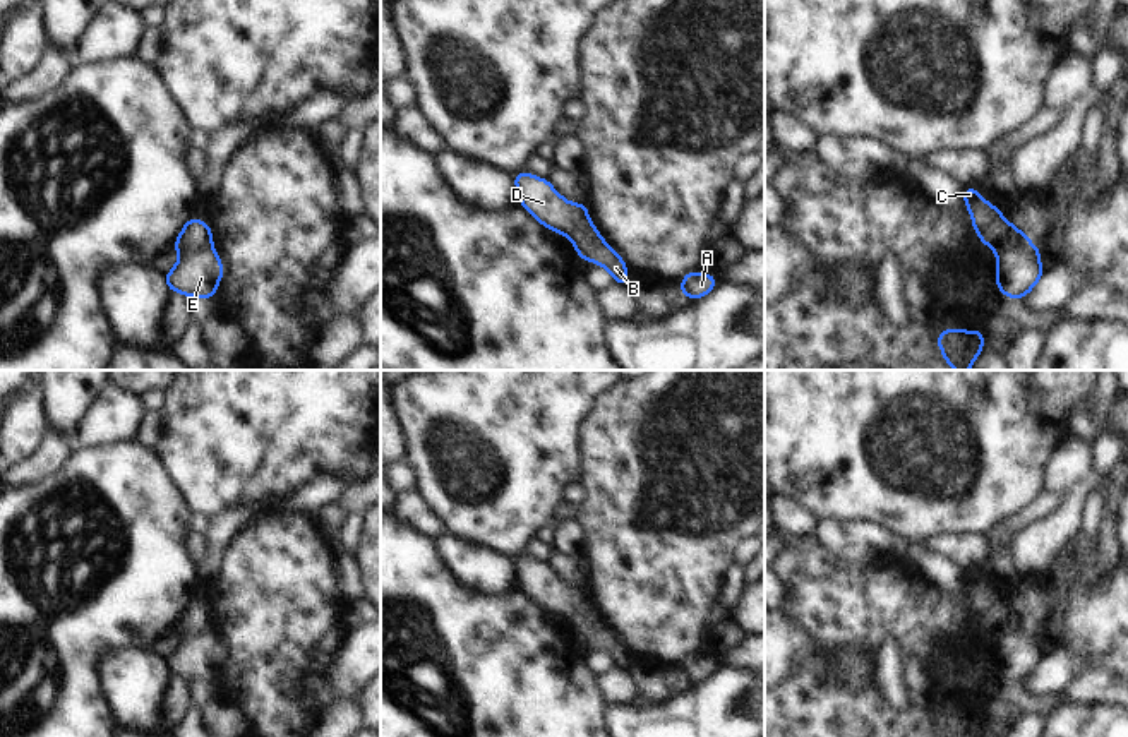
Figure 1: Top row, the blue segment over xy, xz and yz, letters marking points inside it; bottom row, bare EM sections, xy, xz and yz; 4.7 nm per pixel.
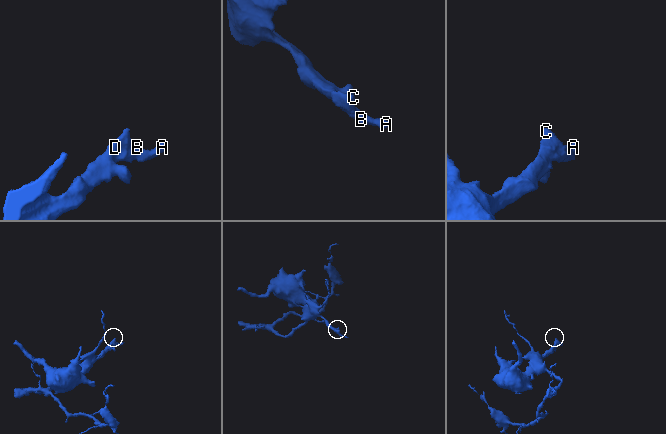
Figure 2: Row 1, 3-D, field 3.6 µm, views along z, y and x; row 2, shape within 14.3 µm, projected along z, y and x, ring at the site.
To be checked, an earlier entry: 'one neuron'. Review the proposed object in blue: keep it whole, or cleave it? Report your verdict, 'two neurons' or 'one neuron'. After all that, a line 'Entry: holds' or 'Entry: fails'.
two neurons
Entry: fails

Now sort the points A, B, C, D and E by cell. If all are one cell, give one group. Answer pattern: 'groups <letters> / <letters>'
groups A B E / C D

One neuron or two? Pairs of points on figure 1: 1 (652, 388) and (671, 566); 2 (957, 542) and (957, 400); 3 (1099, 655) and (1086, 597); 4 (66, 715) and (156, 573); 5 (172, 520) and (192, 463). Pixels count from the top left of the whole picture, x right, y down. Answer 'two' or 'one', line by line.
1: one
2: two
3: one
4: one
5: two

